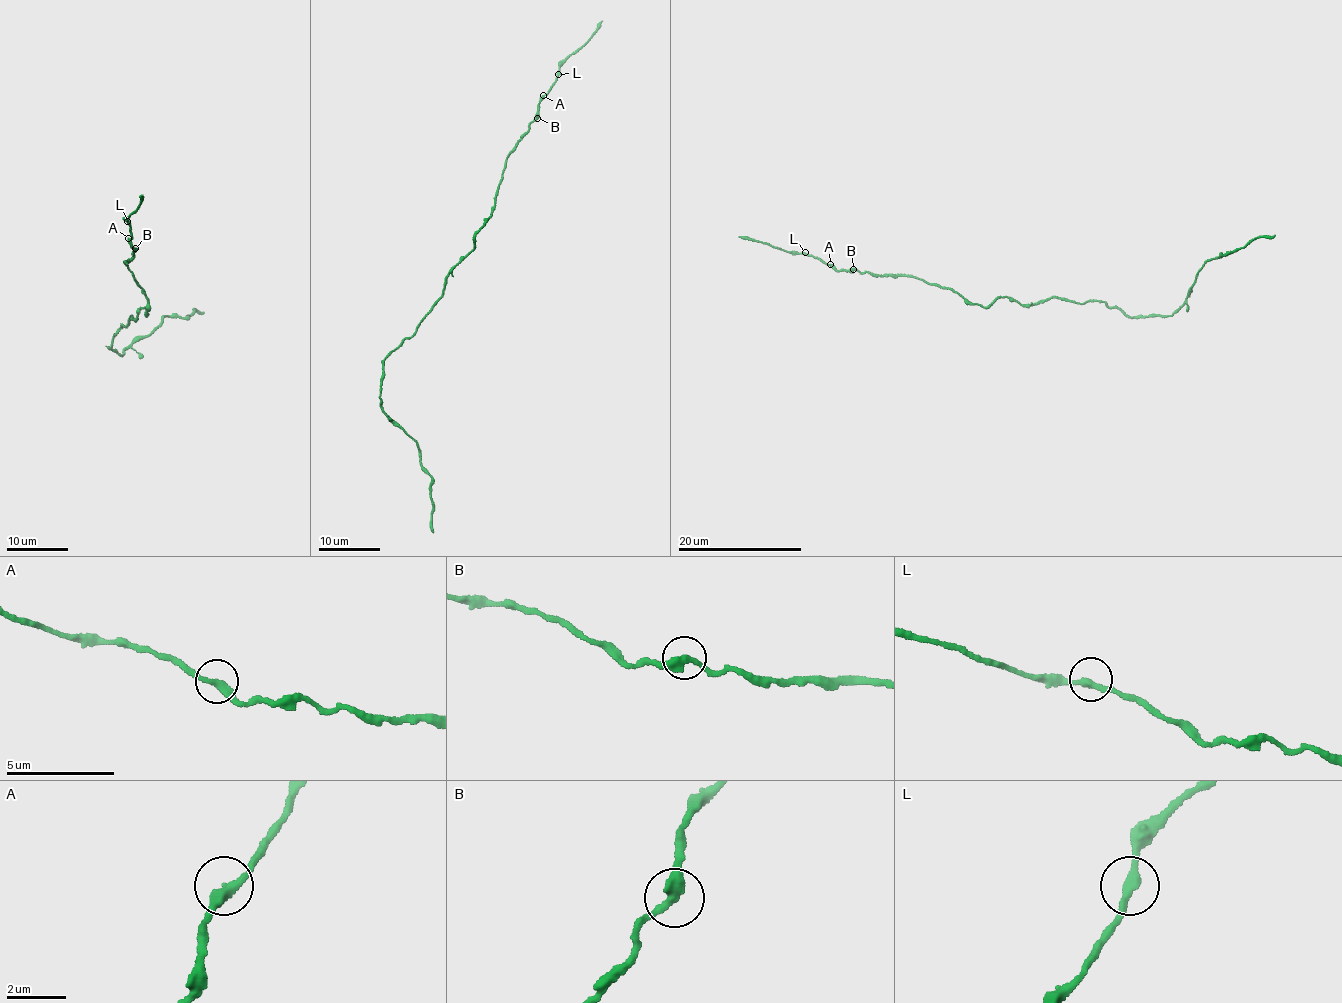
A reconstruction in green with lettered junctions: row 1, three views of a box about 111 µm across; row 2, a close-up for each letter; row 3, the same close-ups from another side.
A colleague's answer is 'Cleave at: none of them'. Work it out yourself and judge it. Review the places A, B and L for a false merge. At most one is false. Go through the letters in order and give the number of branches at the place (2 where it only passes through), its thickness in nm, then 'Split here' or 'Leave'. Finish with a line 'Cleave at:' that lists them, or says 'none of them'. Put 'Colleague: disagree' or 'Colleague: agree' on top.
Colleague: agree
A: Branches: 2. Thickness 320 nm. Leave
B: Branches: 2. Thickness 320 nm. Leave
L: Branches: 2. Thickness 280 nm. Leave
Cleave at: none of them

